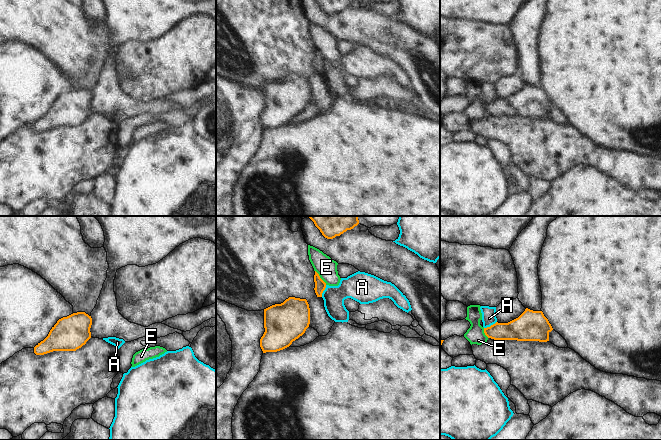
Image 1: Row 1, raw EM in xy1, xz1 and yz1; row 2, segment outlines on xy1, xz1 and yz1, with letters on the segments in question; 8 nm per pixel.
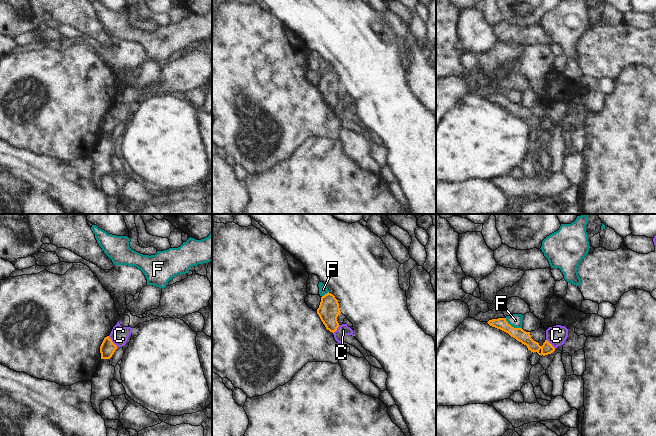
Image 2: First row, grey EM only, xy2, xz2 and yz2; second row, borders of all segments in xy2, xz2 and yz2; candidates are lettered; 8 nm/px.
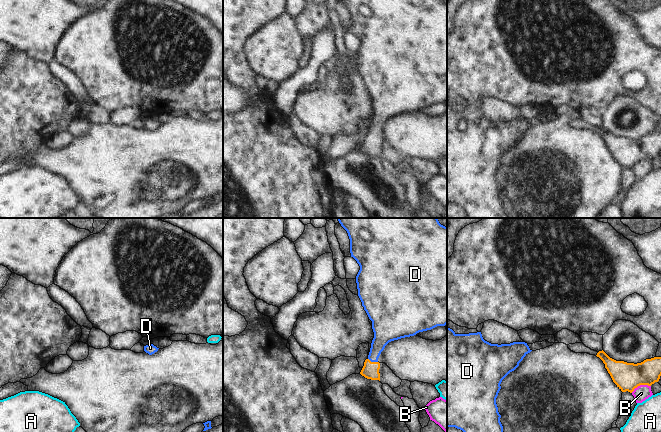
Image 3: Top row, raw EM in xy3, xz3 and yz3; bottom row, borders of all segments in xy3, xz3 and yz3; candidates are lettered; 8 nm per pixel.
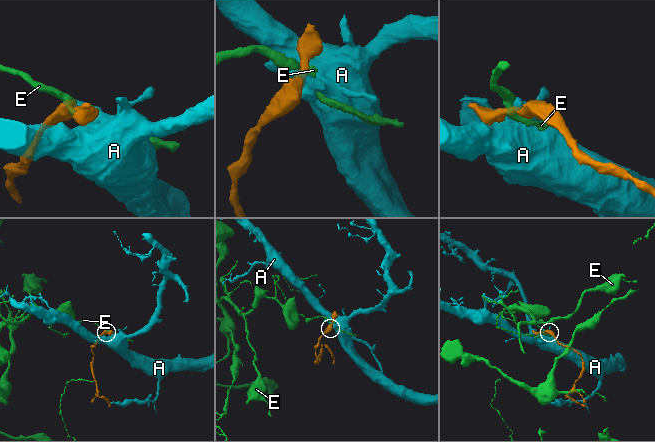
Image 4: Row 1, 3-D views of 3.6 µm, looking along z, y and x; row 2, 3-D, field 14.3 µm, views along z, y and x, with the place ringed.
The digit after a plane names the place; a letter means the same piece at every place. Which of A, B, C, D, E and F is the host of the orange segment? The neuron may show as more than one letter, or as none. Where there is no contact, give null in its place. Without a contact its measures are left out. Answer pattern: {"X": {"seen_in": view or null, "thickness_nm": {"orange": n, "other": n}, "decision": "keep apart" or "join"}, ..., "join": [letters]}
{"A": {"seen_in": "yz1", "thickness_nm": {"orange": 190, "other": 110}, "decision": "keep apart"}, "B": {"seen_in": "yz3", "thickness_nm": {"orange": 220, "other": 120}, "decision": "keep apart"}, "C": {"seen_in": "xy2", "thickness_nm": {"orange": 120, "other": 150}, "decision": "keep apart"}, "D": {"seen_in": "xz3", "thickness_nm": {"orange": 140, "other": 160}, "decision": "join"}, "E": {"seen_in": "xz1", "thickness_nm": {"orange": 90, "other": 160}, "decision": "keep apart"}, "F": {"seen_in": "yz2", "thickness_nm": {"orange": 100, "other": 110}, "decision": "keep apart"}, "join": ["D"]}

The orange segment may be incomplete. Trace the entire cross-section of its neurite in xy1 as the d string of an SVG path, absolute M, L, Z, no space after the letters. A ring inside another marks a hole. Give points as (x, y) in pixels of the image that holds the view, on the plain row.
M85 88L73 89L57 97L48 112L34 123L36 131L53 127L76 127L91 114L92 94Z

